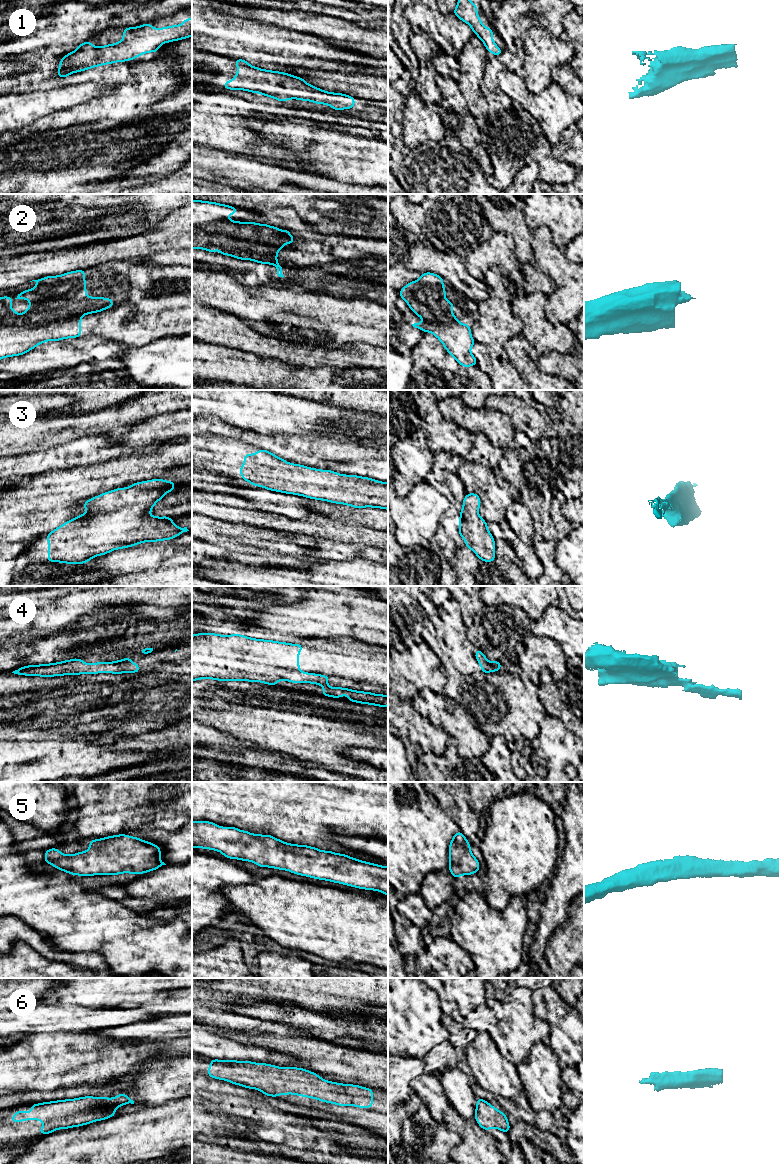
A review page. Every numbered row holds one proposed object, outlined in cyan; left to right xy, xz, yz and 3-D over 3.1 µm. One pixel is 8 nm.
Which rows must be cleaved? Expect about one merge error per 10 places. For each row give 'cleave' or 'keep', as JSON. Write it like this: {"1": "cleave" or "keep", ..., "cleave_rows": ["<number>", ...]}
{"1": "keep", "2": "keep", "3": "keep", "4": "cleave", "5": "keep", "6": "keep", "cleave_rows": ["4"]}

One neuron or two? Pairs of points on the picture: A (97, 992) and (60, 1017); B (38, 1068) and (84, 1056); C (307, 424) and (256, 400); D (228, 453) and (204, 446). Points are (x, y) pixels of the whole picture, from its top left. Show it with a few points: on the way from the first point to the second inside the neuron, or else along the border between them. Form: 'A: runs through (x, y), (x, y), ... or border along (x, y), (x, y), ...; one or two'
A: border along (55, 1003), (101, 1007); two
B: runs through (49, 1061), (73, 1058); one
C: runs through (294, 415), (269, 413); one
D: runs through (222, 453), (214, 453), (210, 449); one

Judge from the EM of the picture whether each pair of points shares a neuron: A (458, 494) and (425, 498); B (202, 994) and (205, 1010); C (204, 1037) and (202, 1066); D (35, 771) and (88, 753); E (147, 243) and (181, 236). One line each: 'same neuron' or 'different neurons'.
A: different neurons
B: different neurons
C: different neurons
D: same neuron
E: same neuron

